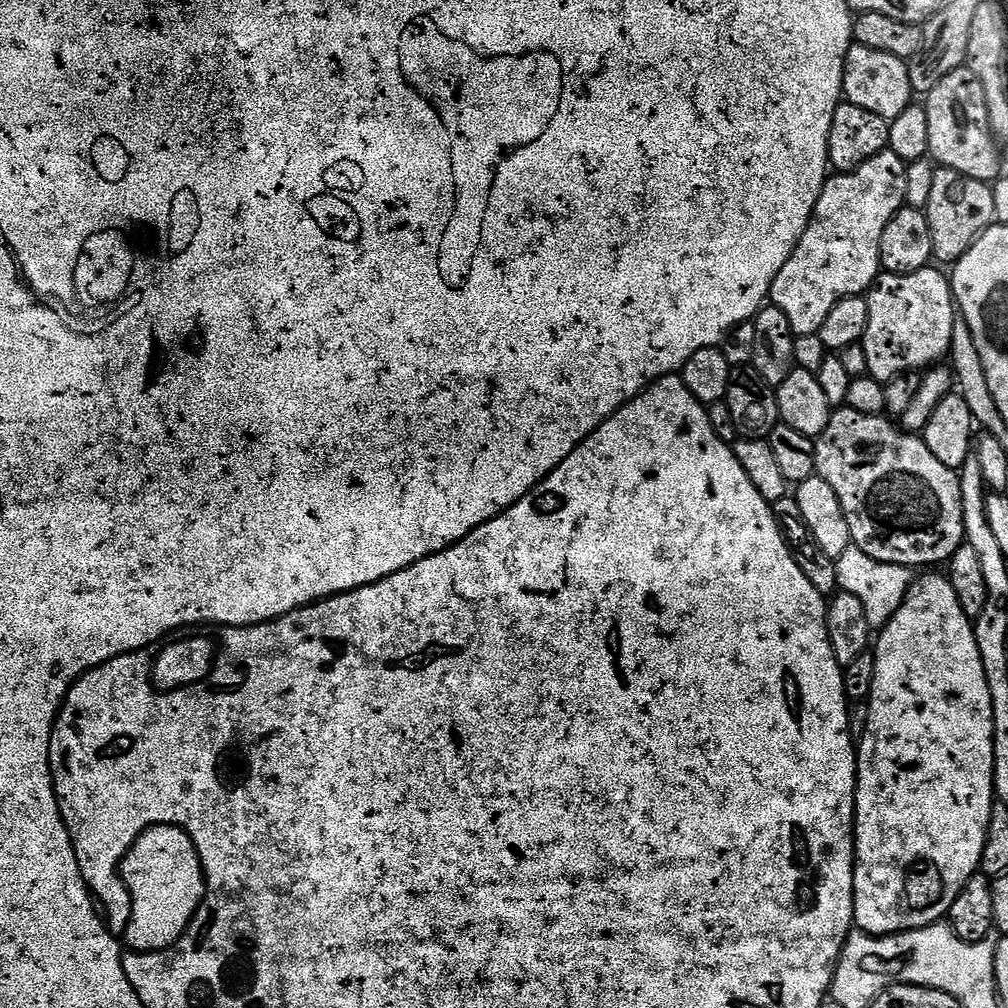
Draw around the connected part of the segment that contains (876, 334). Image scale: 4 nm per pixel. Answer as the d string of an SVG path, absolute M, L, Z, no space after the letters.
M927 266L905 276L884 272L877 276L875 284L868 289L868 321L863 338L866 354L867 375L873 380L887 382L900 376L903 372L927 370L949 355L954 343L952 331L958 328L958 309L952 298L952 286L947 275L939 272L939 267Z

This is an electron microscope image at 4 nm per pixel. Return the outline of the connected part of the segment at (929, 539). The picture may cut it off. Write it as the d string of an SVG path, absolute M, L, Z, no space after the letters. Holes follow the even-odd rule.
M840 406L815 444L815 475L833 488L856 535L854 547L862 554L919 570L927 564L943 565L965 543L957 469L942 466L919 435L901 430L883 415L867 416ZM875 524L880 524L880 536L864 536Z

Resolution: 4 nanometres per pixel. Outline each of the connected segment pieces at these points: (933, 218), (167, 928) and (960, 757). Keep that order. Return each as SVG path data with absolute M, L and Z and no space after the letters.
M937 167L935 171L932 185L928 188L928 208L926 207L932 255L936 260L941 260L941 265L952 266L962 258L962 254L966 254L966 250L970 250L972 243L983 232L992 227L996 219L994 194L991 183L966 178L966 174L958 174L958 170Z
M168 824L147 828L132 844L120 864L120 874L131 896L131 918L124 936L128 950L133 953L167 951L184 936L189 922L195 916L206 892L204 867L200 861L200 849L196 848L188 833Z
M947 575L924 576L921 580L919 577L900 609L884 628L879 629L877 636L880 637L874 640L872 688L866 701L868 717L865 732L858 739L856 749L856 855L852 869L852 919L855 927L869 936L895 936L898 932L913 932L915 928L927 928L930 924L943 921L950 906L954 906L954 898L958 898L962 886L966 886L971 876L977 875L994 807L994 710L988 689L988 675L984 672L976 645L973 621L962 610Z

